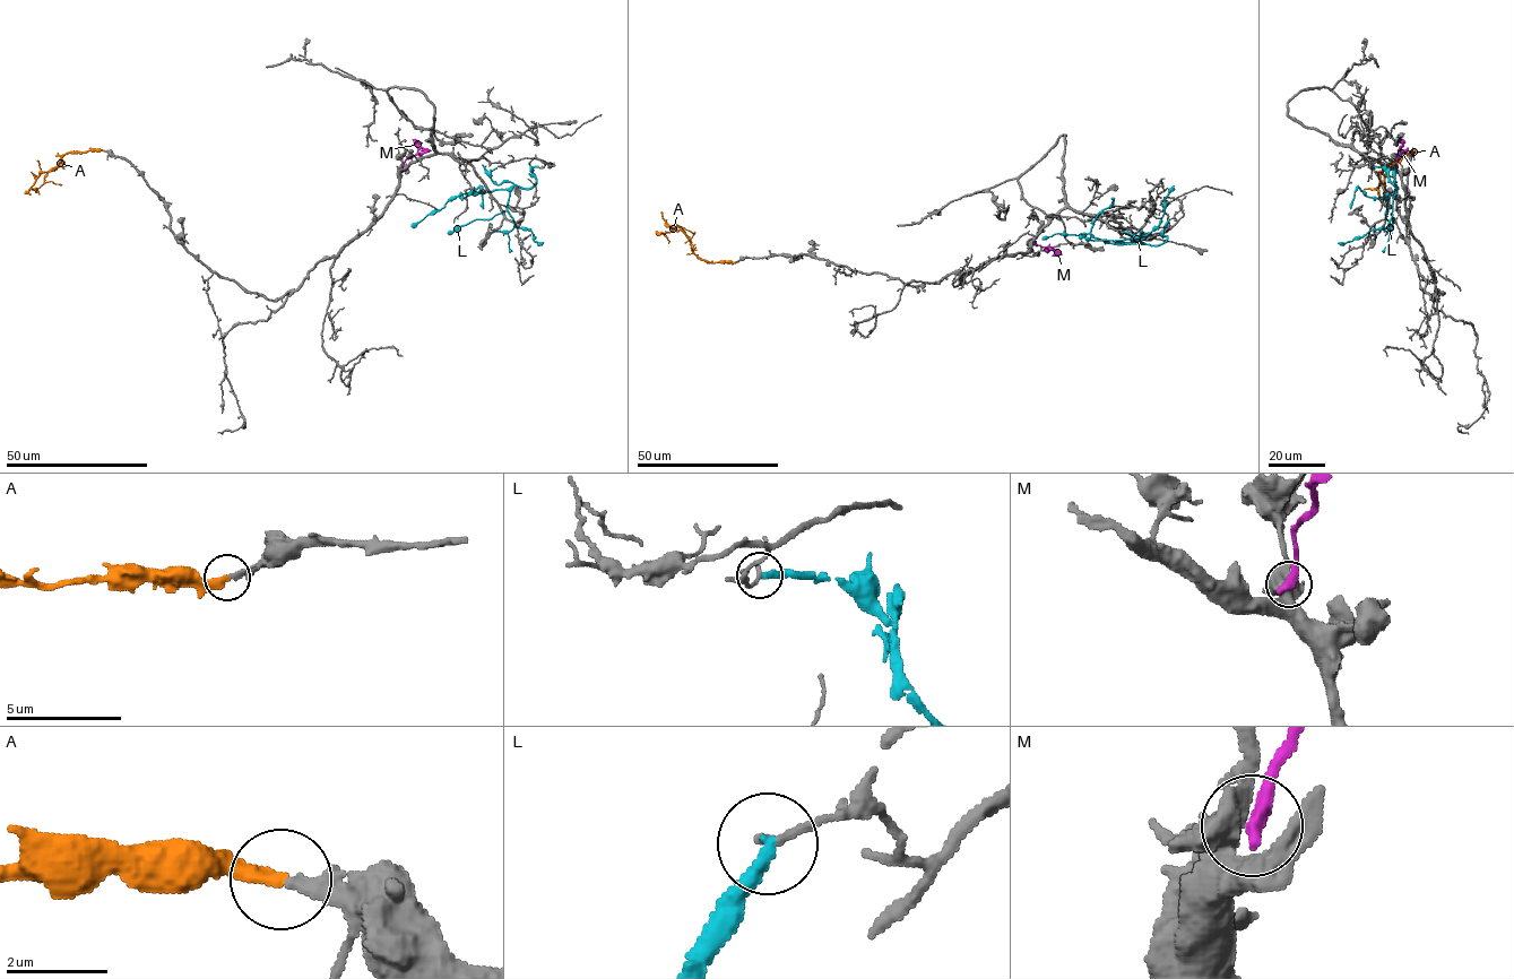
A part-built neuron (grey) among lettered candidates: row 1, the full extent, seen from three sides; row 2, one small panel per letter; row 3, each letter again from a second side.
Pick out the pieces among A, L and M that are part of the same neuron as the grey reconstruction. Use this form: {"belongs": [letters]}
{"belongs": ["A"]}

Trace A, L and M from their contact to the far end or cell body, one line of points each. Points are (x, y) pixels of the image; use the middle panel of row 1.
A: (735, 261), (707, 262), (699, 258), (680, 226), (668, 225), (663, 211)
L: (1168, 219), (1162, 234), (1167, 240), (1160, 244), (1112, 244), (1096, 239), (1090, 233), (1092, 221), (1113, 198)
M: (1032, 244), (1048, 248), (1043, 251)

